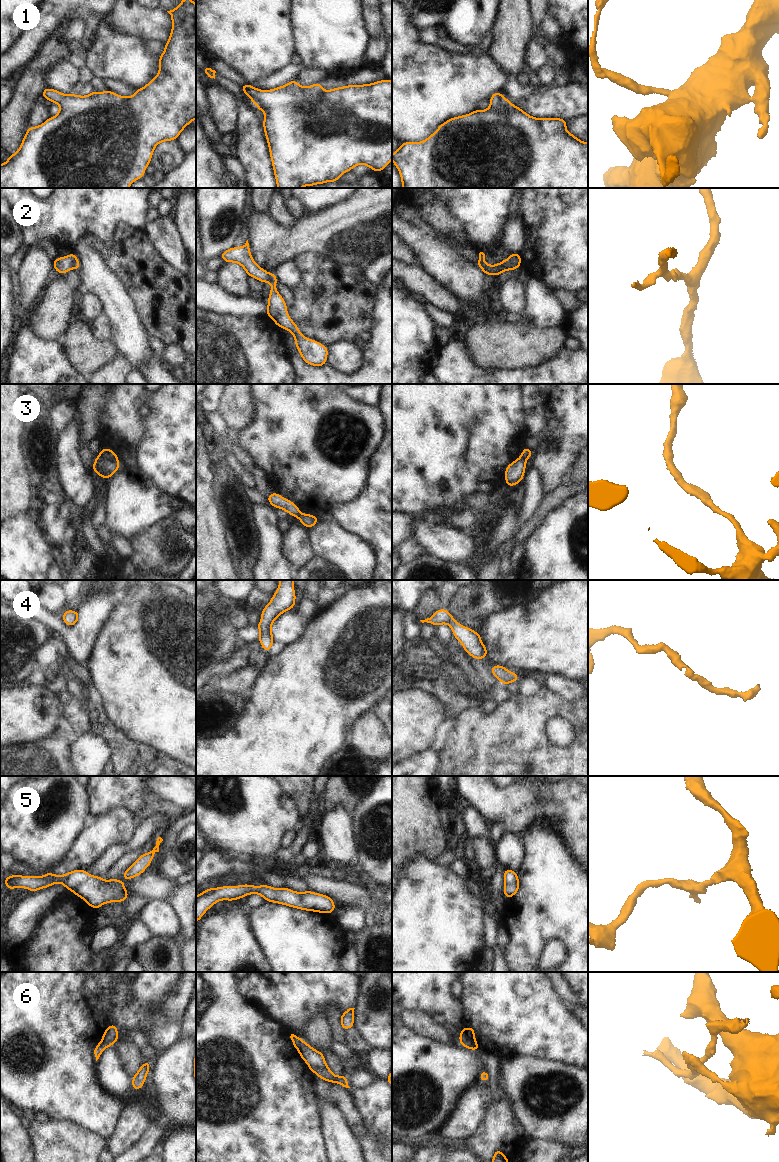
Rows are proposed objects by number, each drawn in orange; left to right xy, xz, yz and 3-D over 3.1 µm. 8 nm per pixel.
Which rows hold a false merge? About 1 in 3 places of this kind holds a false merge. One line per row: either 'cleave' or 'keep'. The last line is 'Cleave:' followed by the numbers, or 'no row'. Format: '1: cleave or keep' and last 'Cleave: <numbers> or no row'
1: keep
2: cleave
3: cleave
4: keep
5: keep
6: cleave
Cleave: 2, 3, 6

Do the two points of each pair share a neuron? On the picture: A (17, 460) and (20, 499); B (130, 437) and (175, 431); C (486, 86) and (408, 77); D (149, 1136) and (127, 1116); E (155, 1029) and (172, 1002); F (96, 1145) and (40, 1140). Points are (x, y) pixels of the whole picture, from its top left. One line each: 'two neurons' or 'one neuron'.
A: one neuron
B: two neurons
C: one neuron
D: two neurons
E: one neuron
F: one neuron

